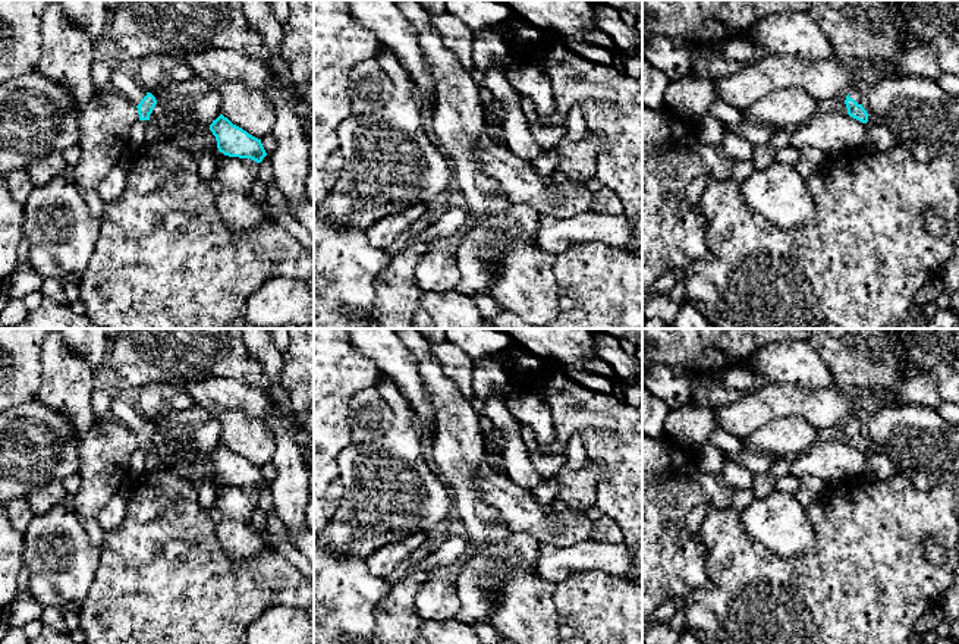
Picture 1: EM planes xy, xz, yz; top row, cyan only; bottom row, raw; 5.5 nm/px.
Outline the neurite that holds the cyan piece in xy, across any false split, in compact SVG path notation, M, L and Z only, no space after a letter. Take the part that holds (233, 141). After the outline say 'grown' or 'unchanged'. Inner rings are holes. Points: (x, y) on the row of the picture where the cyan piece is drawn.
M223 114L213 120L210 131L216 136L218 151L224 155L251 158L257 163L267 155L261 139L233 125Z | unchanged

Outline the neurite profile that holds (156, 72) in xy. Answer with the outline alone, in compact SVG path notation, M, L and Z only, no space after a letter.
M151 54L138 60L138 82L148 92L155 92L172 84L186 82L195 70L182 56Z

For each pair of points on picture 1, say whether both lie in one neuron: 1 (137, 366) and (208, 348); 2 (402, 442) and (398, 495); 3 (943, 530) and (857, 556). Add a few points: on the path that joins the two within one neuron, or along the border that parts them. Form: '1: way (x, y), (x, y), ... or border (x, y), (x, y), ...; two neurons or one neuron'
1: way (154, 348), (191, 348); one neuron
2: way (398, 455), (398, 481); one neuron
3: way (921, 528), (884, 528), (879, 534); one neuron

